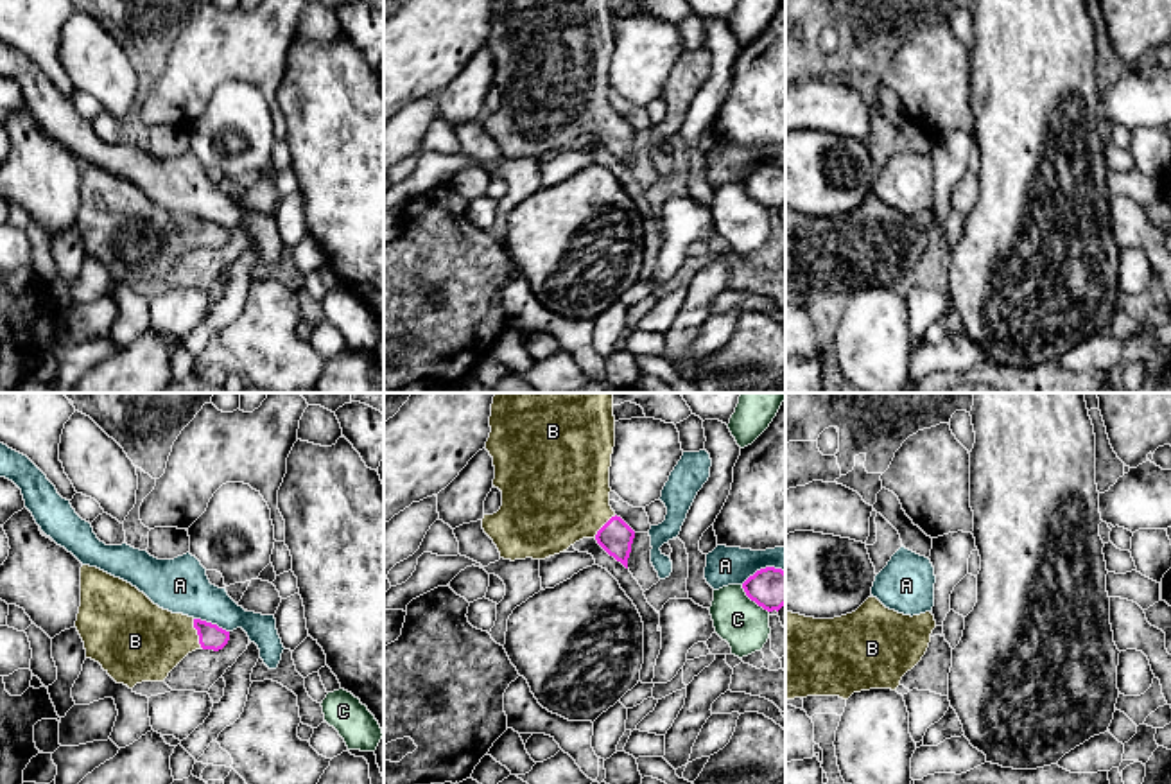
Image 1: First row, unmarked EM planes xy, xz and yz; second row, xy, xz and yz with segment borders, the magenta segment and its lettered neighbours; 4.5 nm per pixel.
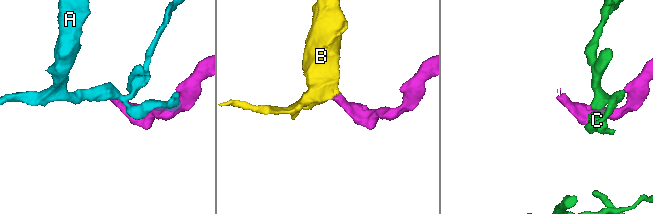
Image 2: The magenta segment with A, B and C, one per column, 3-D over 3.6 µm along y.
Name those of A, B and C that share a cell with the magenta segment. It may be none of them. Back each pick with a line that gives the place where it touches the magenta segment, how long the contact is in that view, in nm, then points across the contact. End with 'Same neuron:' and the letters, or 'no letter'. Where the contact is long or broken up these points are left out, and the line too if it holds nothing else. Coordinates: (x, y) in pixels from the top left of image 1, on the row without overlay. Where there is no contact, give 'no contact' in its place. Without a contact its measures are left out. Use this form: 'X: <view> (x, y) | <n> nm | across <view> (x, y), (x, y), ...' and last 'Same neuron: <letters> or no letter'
B: xy (198, 232) | 130 nm | across xy (210, 234), (198, 232), (180, 232), (144, 241)
Same neuron: B

